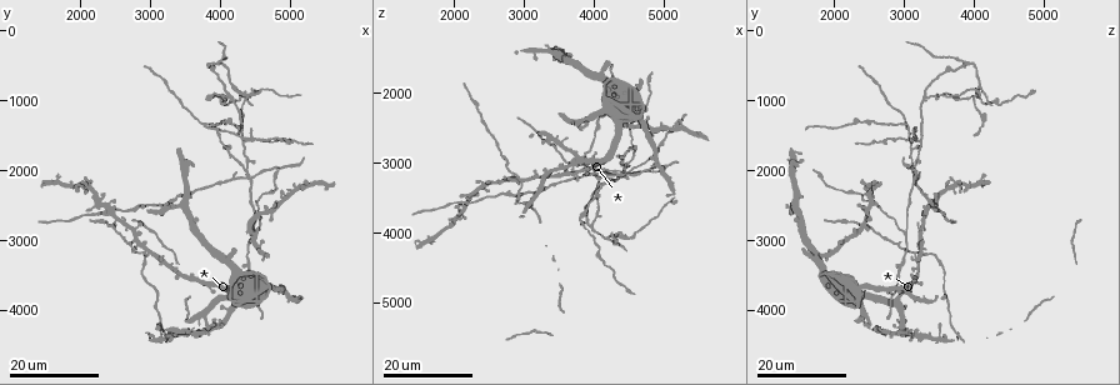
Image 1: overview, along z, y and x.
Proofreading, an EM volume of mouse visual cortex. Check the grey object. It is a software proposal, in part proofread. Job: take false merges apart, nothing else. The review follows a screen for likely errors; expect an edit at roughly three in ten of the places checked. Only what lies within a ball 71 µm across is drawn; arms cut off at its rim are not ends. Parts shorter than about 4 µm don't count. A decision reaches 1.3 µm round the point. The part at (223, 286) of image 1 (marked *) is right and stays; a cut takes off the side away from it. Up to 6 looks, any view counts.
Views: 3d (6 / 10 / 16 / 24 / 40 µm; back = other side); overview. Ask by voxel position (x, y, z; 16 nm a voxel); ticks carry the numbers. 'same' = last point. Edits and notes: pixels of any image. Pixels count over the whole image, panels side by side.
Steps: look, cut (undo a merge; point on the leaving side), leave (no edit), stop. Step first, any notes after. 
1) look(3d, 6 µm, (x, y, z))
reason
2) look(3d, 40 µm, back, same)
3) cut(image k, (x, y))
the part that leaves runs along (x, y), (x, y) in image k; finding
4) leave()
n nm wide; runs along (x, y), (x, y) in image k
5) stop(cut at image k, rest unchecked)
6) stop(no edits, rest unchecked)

look(3d, 16 µm, (4150, 950, 3300))
a fork

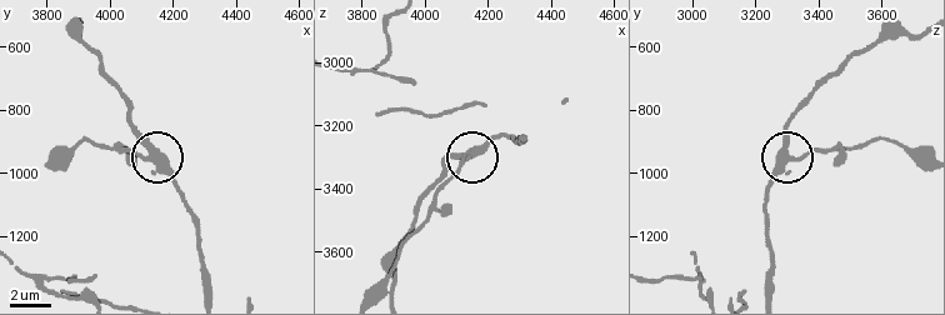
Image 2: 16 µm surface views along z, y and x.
look(3d, 10 µm, (4130, 930, 3290))

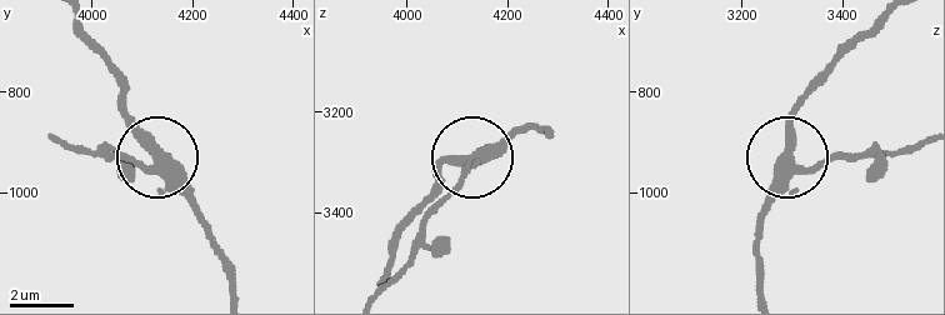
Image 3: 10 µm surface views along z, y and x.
leave()
350 nm wide; runs along (229, 288), (226, 256), (188, 191), (159, 161), (110, 159) in image 3; all the same neuron

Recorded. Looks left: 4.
look(3d, 16 µm, (4000, 400, 3950))
three arms meet

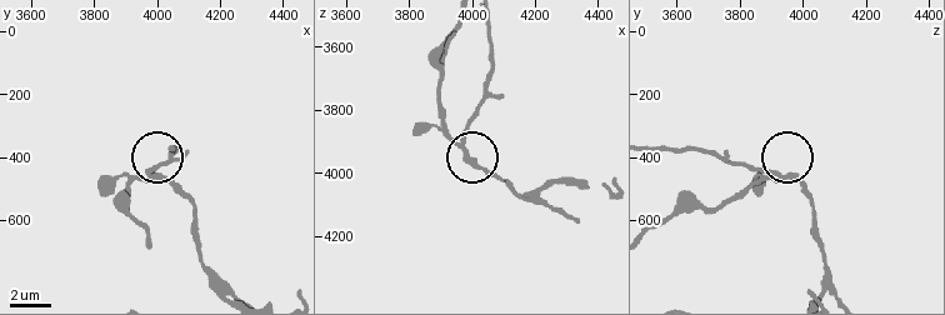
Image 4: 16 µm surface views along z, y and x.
look(3d, 6 µm, (3970, 450, 3910))

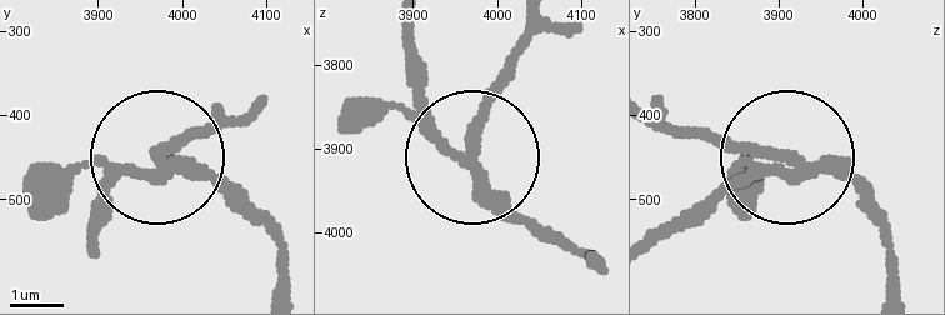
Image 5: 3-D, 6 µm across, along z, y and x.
cut(image 5, (239, 184))
side arm 17 µm; the part that leaves runs along (186, 165), (263, 228), (276, 281) in image 5; a second neuron is stuck on

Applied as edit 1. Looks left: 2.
stop(cut at image 5, rest unchecked)

